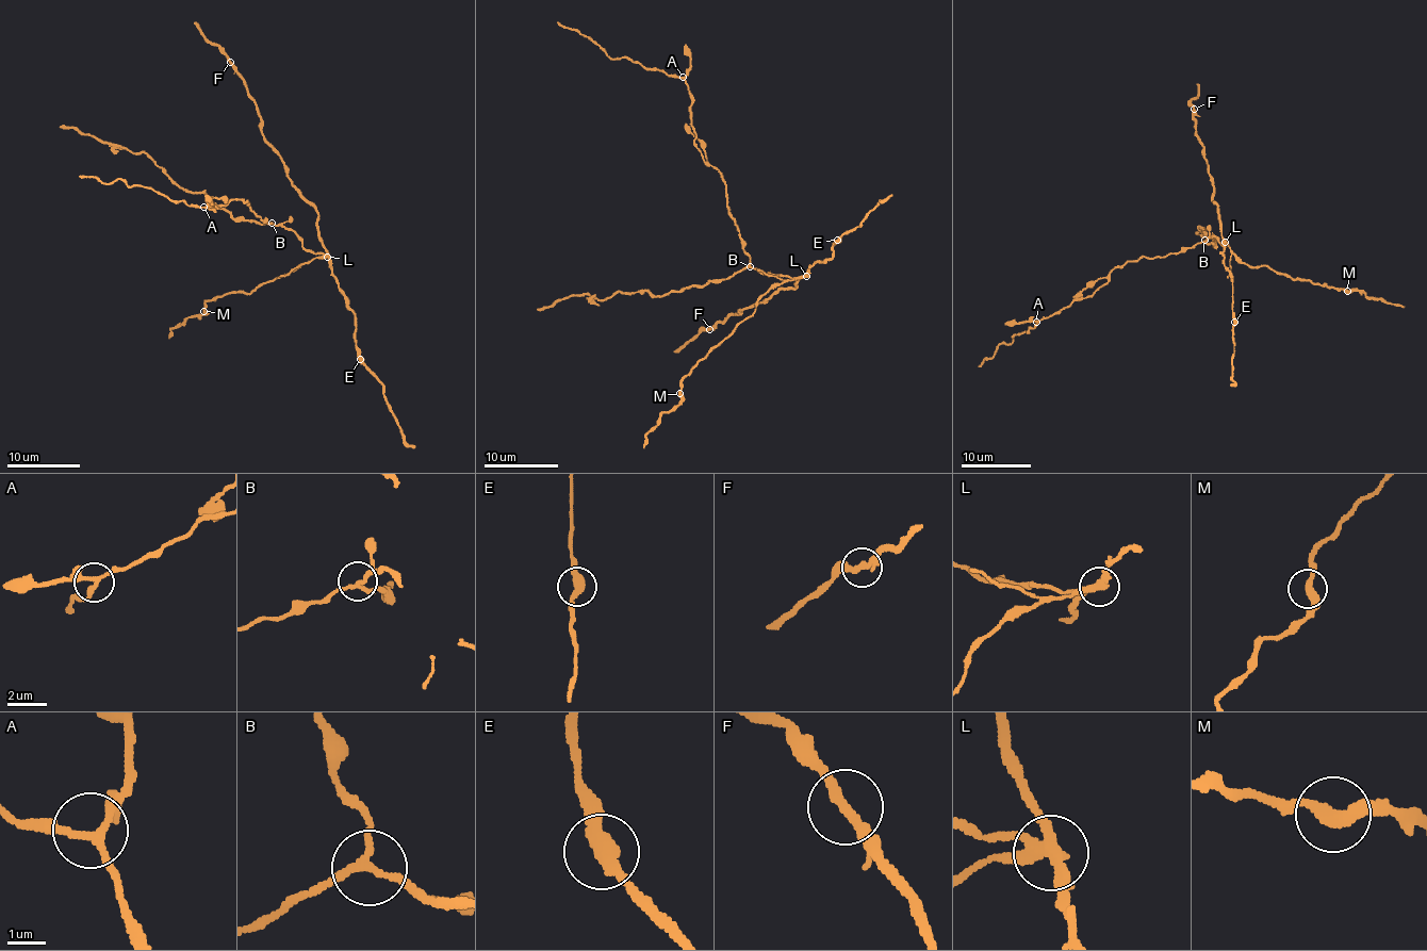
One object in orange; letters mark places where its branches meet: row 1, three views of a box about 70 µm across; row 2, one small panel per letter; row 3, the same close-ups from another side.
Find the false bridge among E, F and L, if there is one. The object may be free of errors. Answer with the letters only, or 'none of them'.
L

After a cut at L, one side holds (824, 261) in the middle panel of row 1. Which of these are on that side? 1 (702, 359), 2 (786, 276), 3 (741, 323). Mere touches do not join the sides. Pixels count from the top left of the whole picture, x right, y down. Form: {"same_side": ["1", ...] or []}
{"same_side": []}

